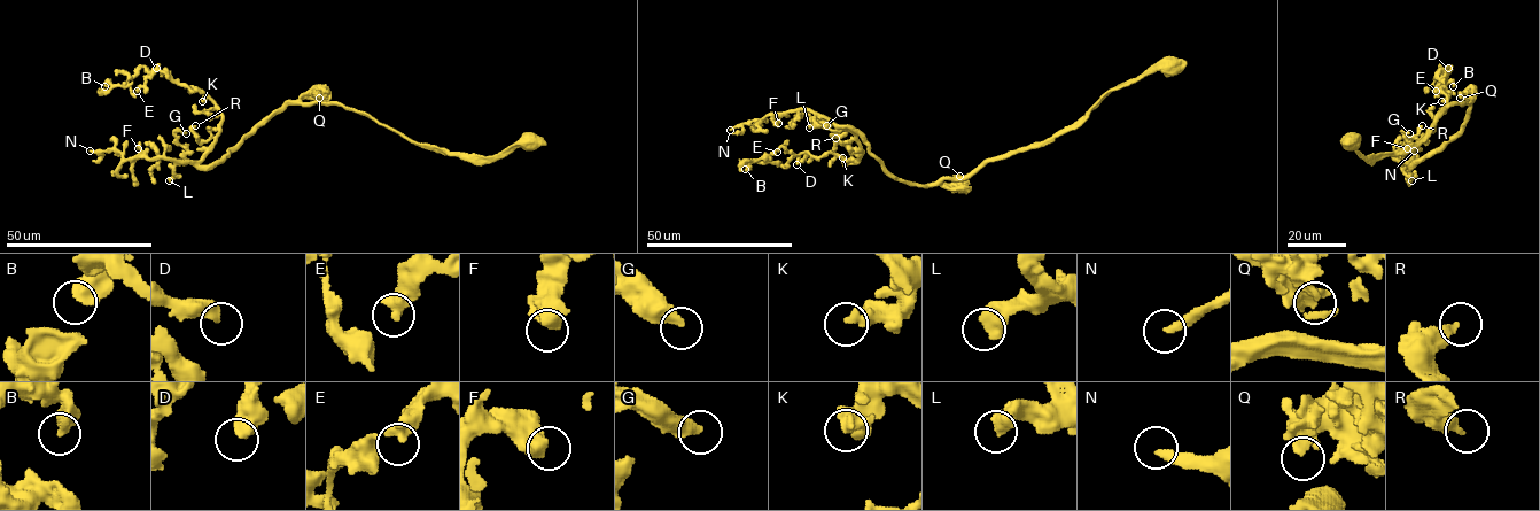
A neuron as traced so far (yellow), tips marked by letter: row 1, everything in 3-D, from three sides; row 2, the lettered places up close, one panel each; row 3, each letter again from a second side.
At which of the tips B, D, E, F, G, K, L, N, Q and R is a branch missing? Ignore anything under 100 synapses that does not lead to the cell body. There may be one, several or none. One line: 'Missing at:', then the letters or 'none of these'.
Missing at: N

